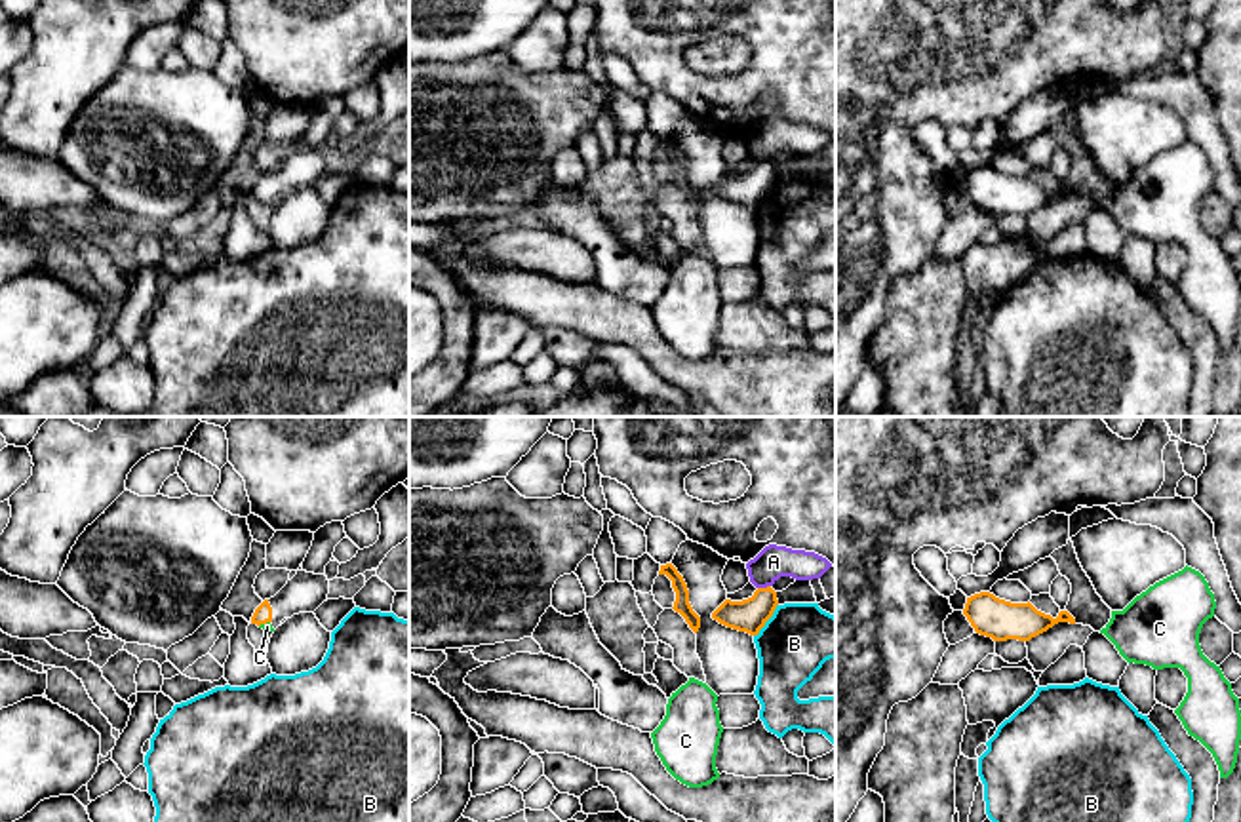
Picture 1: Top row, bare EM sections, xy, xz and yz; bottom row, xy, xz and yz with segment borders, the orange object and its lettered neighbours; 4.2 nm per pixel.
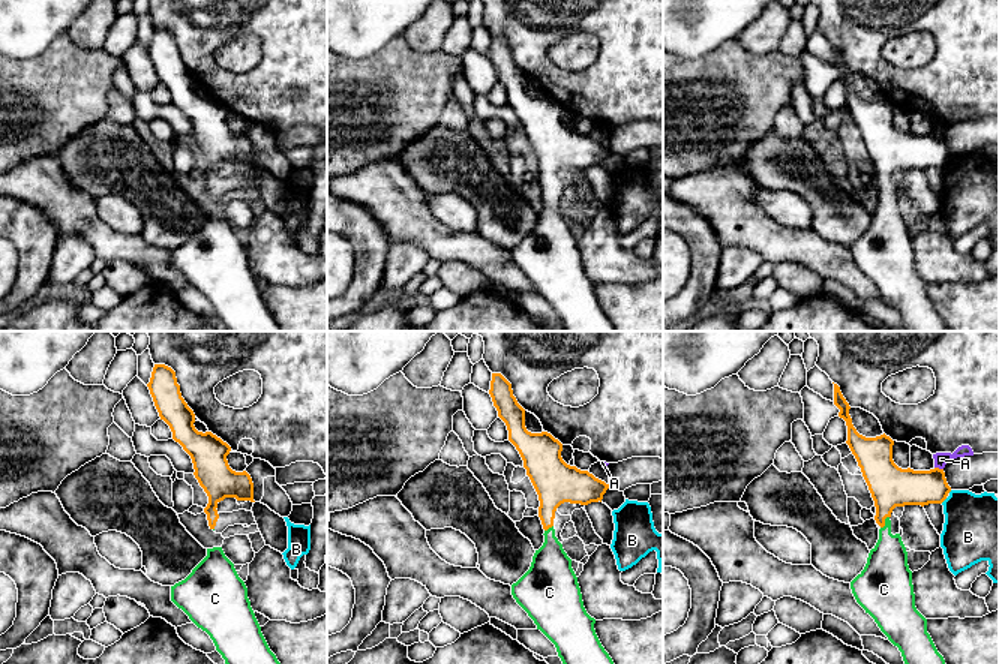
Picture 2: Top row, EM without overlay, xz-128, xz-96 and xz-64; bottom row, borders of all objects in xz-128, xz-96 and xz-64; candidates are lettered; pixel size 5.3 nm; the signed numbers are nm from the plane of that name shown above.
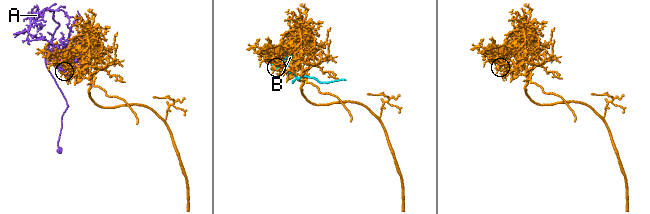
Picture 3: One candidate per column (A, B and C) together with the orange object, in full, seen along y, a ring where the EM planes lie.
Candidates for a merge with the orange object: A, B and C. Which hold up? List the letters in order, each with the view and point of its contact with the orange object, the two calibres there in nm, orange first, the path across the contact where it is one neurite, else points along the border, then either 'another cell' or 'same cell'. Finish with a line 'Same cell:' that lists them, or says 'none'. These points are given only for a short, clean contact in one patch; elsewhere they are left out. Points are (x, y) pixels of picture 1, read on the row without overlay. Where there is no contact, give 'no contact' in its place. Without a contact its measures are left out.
A: contact xz (764, 162); calibres 140 and 140 nm; another cell
B: contact xz (768, 193); calibres 140 and 300 nm; another cell
C: contact xy (263, 196); calibres 80 and 40 nm; way xy (263, 187), (263, 196), (267, 200); same cell
Same cell: C

